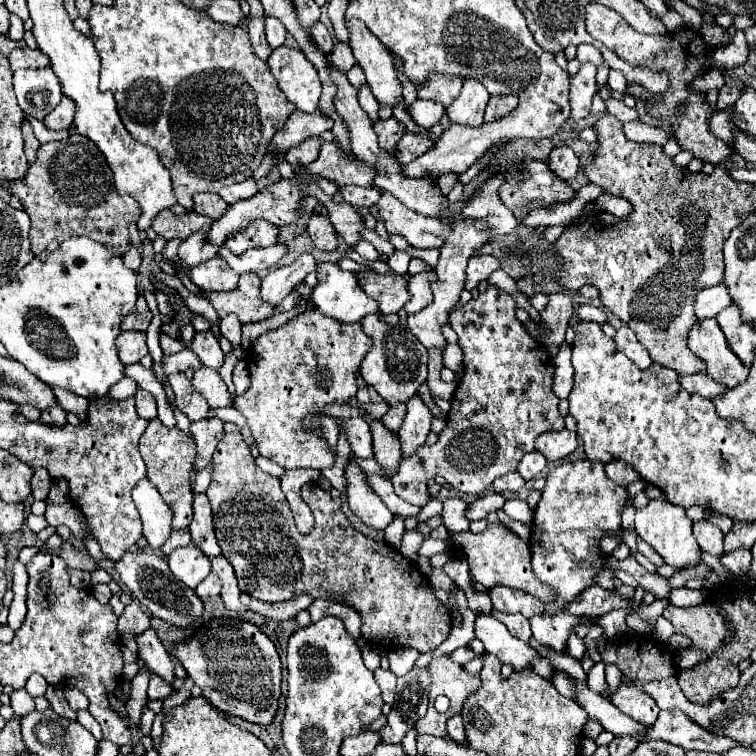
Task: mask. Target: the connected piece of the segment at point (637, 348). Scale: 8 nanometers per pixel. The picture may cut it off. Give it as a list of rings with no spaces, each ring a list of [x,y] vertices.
[[[623,325],[621,329],[617,329],[615,343],[617,343],[617,349],[621,353],[625,353],[639,369],[647,369],[653,363],[651,357],[649,357],[649,351],[637,341],[635,333],[627,325]]]

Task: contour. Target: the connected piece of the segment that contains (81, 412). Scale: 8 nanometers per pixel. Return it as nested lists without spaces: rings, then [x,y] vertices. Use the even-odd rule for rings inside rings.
[[[59,387],[53,389],[53,395],[55,395],[57,403],[59,403],[65,411],[77,413],[81,419],[87,417],[87,401],[85,401],[85,397],[77,397],[77,395],[73,395],[73,393],[65,391],[65,389],[59,389]]]

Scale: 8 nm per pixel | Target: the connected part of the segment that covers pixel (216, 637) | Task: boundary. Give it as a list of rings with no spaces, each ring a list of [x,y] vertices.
[[[213,619],[211,627],[203,627],[189,641],[175,645],[175,657],[213,707],[263,727],[273,723],[281,697],[281,661],[273,641],[255,625]]]

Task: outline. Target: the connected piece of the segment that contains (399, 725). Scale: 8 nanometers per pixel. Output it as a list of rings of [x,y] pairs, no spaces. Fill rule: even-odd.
[[[413,667],[407,675],[397,679],[397,701],[387,715],[385,727],[379,729],[383,743],[401,743],[403,735],[427,713],[429,691],[431,679],[427,667]]]

